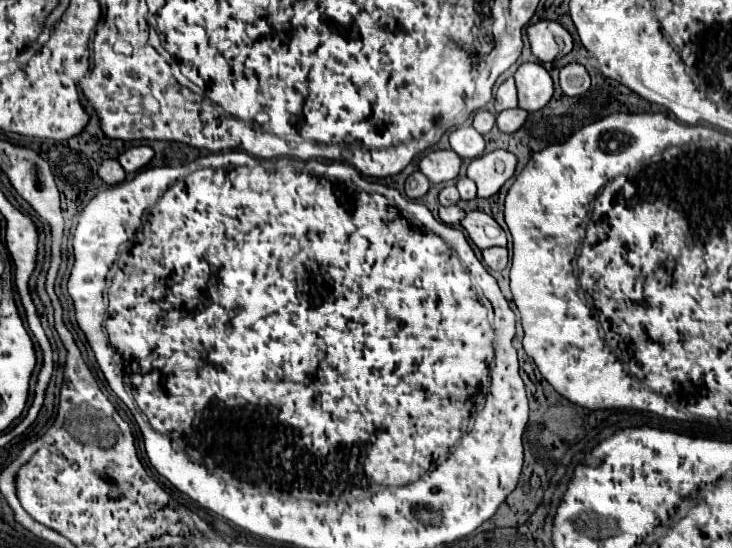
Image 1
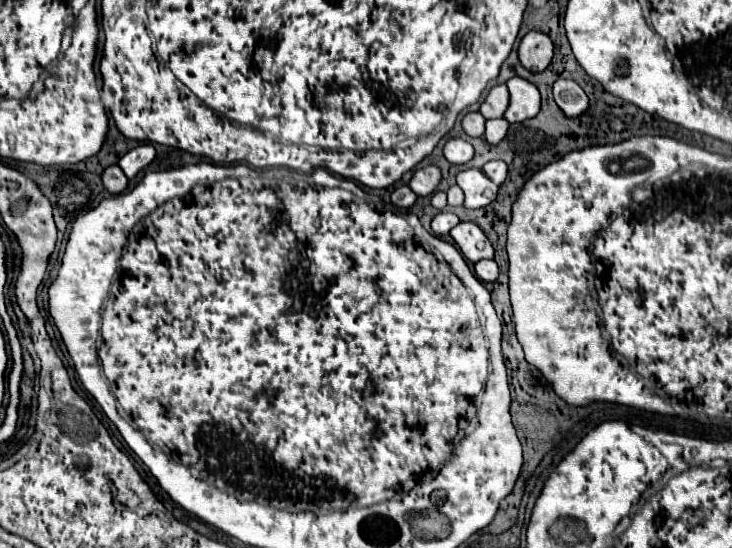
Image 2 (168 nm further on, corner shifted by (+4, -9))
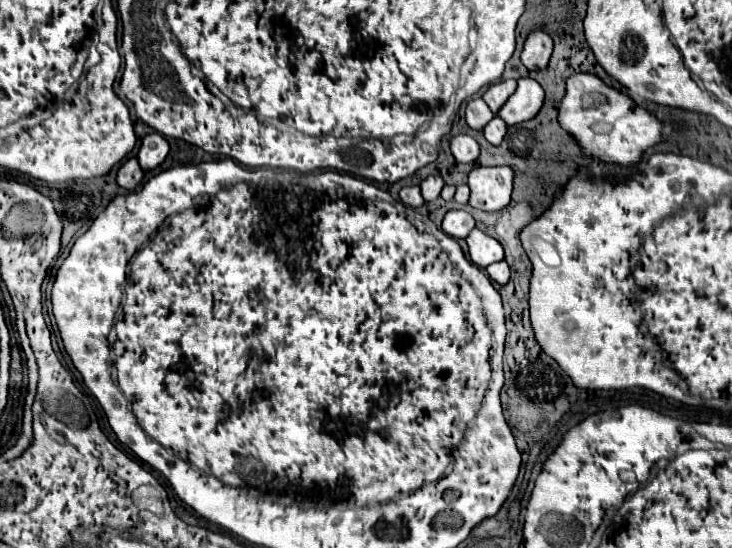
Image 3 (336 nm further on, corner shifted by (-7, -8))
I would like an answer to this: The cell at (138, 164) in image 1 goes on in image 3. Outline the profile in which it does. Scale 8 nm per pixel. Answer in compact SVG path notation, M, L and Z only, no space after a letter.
M153 132L143 138L141 148L137 152L137 160L143 166L143 170L153 170L165 160L167 152L169 152L169 142L161 134Z

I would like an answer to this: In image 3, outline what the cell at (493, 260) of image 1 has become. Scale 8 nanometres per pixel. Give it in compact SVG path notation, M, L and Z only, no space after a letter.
M505 260L489 264L485 270L487 270L487 274L489 274L491 280L495 280L499 284L507 284L507 280L509 280L509 266L507 266Z

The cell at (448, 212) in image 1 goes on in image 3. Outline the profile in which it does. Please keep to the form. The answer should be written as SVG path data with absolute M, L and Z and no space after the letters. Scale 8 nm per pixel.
M449 210L443 218L443 232L453 238L465 238L473 226L475 226L475 220L465 210Z

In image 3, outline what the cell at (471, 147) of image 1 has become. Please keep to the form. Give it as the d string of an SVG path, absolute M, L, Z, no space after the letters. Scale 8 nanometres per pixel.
M459 134L451 140L451 152L457 162L475 162L479 158L479 144L471 136Z

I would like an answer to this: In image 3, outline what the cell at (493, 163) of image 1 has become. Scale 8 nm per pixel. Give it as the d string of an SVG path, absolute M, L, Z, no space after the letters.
M493 166L493 168L475 168L467 180L471 188L469 204L479 210L501 210L511 200L513 188L513 168L511 166Z

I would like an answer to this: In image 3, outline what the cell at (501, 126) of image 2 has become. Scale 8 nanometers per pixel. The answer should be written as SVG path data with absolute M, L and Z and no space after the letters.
M495 116L485 128L483 128L483 134L485 134L485 138L491 142L491 144L501 144L501 140L505 138L505 134L507 134L507 124L505 124L505 120L503 118L499 118L499 116Z

